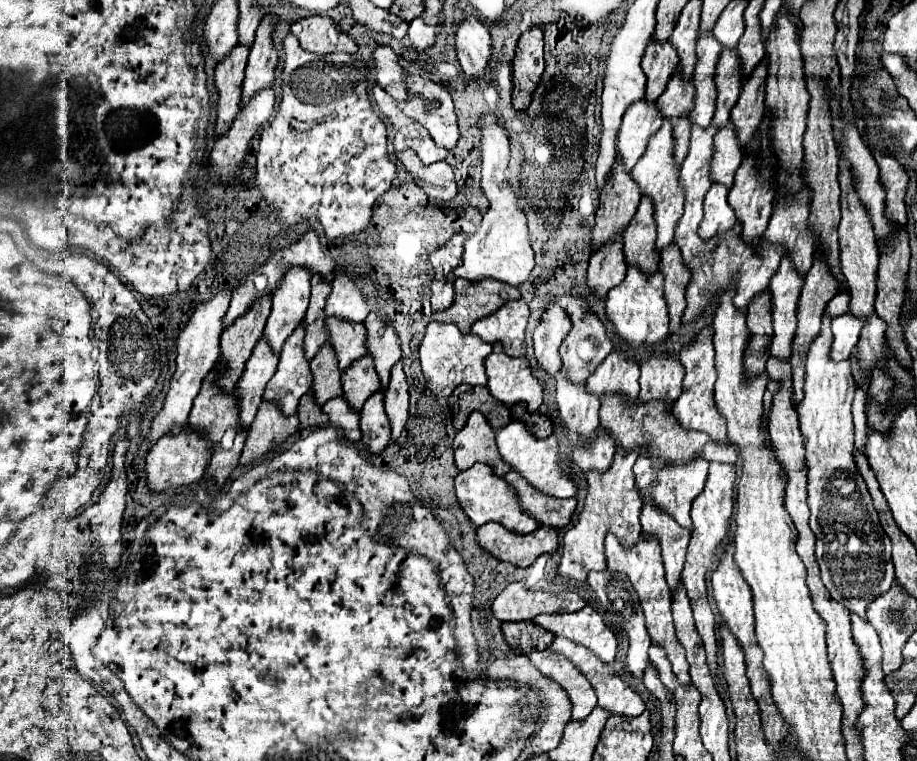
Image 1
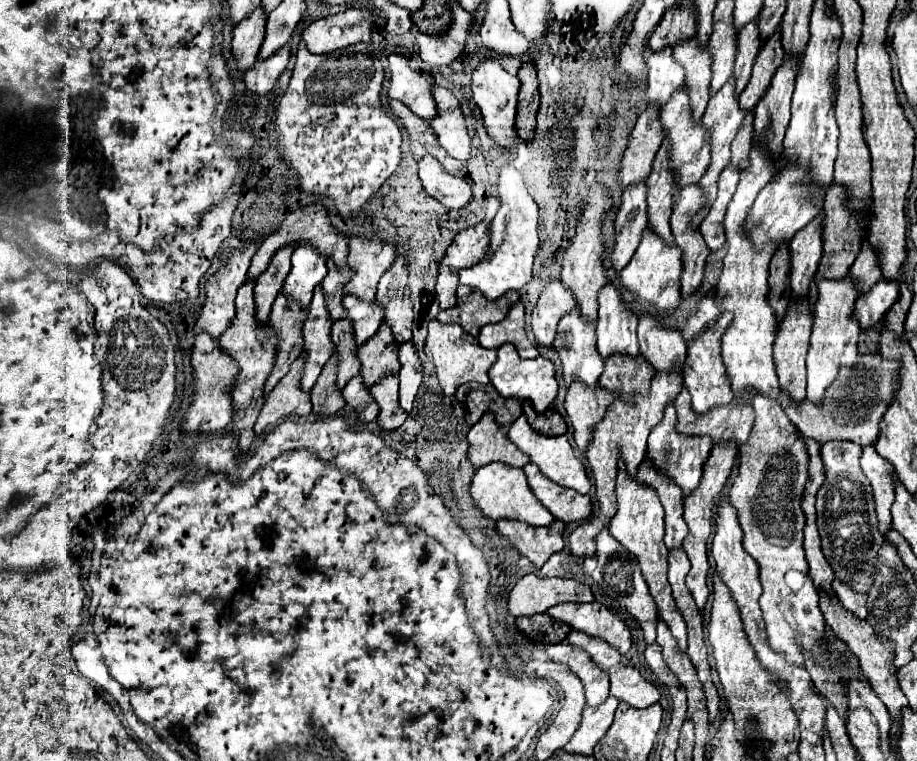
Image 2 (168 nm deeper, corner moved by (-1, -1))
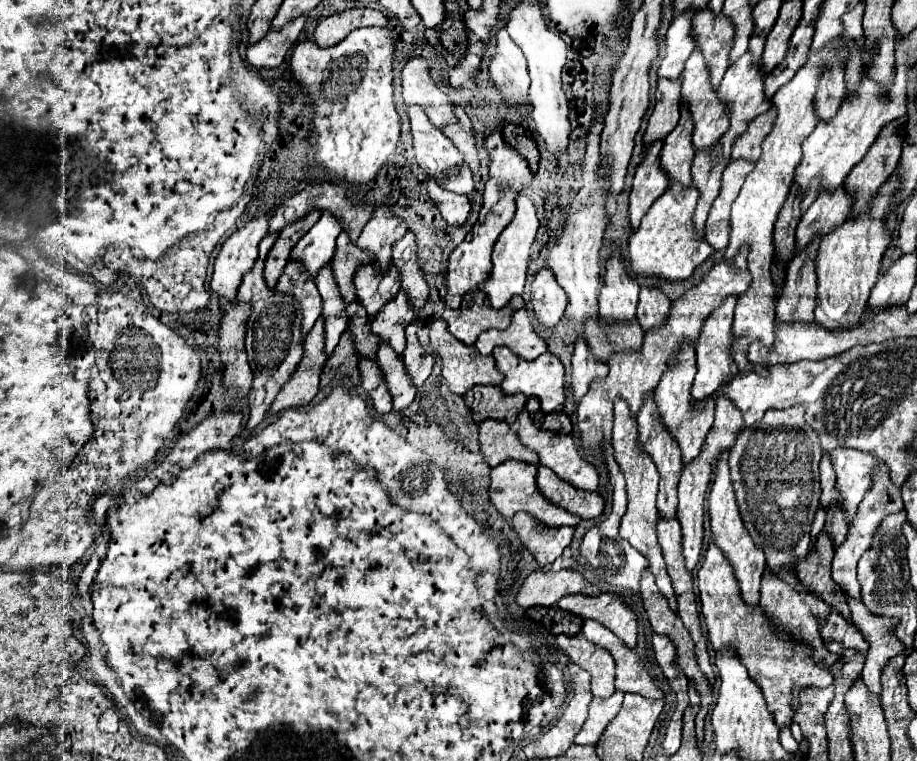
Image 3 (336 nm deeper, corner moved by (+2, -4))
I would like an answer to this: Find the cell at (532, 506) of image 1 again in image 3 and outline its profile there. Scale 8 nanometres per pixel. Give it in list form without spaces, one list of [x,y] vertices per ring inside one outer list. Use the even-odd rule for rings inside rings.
[[[538,465],[536,485],[540,487],[540,493],[548,501],[552,501],[552,505],[566,509],[568,513],[574,513],[580,519],[600,517],[604,511],[604,501],[598,493],[574,489],[570,483],[560,481],[558,475],[554,471],[550,471],[548,467]]]

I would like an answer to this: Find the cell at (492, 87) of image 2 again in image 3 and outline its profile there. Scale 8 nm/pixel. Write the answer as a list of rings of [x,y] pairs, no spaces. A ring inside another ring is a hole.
[[[502,123],[496,127],[496,131],[492,131],[490,135],[484,137],[484,147],[490,155],[488,181],[486,181],[486,189],[484,189],[484,205],[482,205],[476,225],[470,229],[466,239],[452,251],[450,261],[448,261],[448,275],[446,275],[448,291],[444,295],[444,301],[446,301],[446,307],[450,307],[450,309],[458,309],[462,295],[470,289],[476,289],[476,285],[480,281],[484,281],[488,277],[488,273],[492,271],[492,261],[490,261],[492,247],[494,247],[498,235],[502,233],[502,229],[514,217],[514,195],[516,195],[516,191],[522,189],[522,185],[526,181],[532,179],[532,171],[528,169],[528,163],[524,163],[522,155],[518,155],[516,149],[506,145],[504,137],[502,137]]]

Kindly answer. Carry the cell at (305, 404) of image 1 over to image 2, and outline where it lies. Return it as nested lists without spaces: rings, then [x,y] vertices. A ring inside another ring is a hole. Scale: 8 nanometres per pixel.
[[[335,356],[329,358],[329,362],[325,364],[317,384],[311,390],[311,402],[313,402],[313,412],[315,414],[337,414],[347,402],[341,394],[341,390],[337,388],[337,364],[339,360]]]

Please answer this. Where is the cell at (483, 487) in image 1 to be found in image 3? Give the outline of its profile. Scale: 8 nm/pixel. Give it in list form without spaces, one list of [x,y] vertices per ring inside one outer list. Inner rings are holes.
[[[504,461],[500,463],[498,467],[494,467],[490,471],[490,489],[488,489],[488,495],[490,495],[490,501],[492,505],[498,509],[498,513],[506,519],[510,519],[514,513],[518,511],[526,511],[530,513],[532,517],[536,517],[540,523],[544,523],[546,527],[562,527],[562,525],[578,525],[582,519],[576,517],[576,515],[570,515],[568,511],[552,505],[550,501],[546,501],[540,493],[538,493],[538,487],[536,487],[536,465],[530,465],[530,463],[522,463],[522,461]]]

